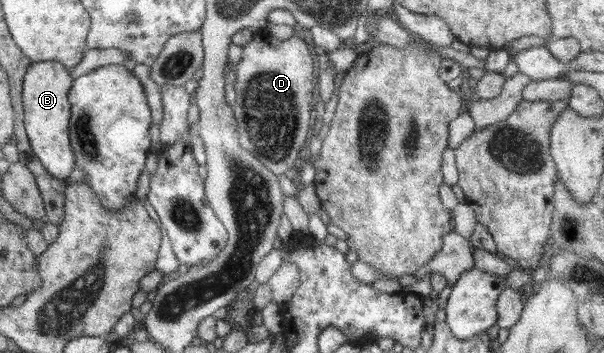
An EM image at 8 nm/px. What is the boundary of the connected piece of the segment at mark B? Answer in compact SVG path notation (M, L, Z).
M51 60L33 62L27 68L22 85L23 124L28 141L44 169L52 177L64 182L69 179L76 167L69 138L71 107L68 95L73 80L62 63Z

